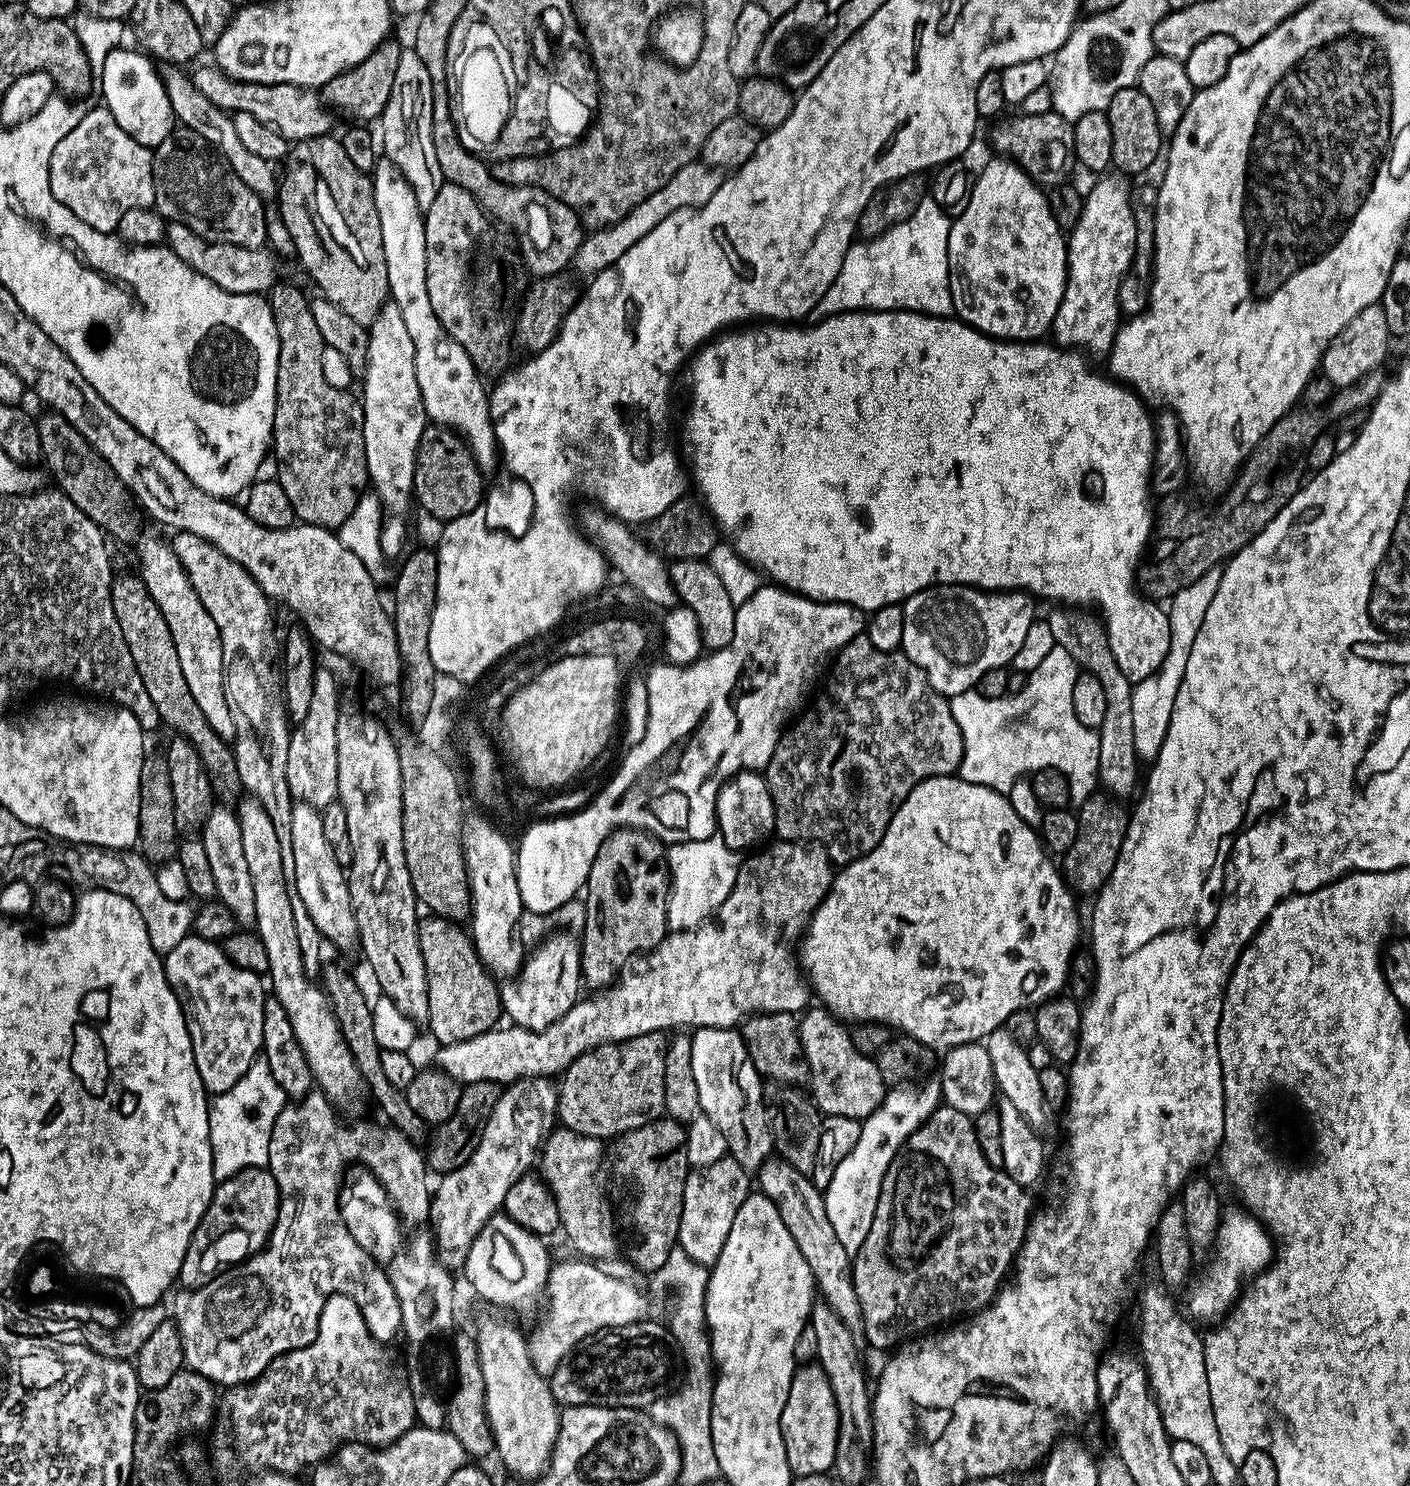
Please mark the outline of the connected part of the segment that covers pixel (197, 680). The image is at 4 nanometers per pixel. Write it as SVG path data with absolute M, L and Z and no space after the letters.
M143 536L135 545L140 555L138 575L144 580L146 590L150 590L154 602L158 602L166 626L170 626L174 650L178 650L178 663L182 665L182 675L186 678L186 686L190 686L190 694L194 694L194 702L198 702L206 722L214 726L214 734L232 742L238 733L238 716L224 687L222 638L218 626L202 606L198 594L194 594L194 586L182 562L178 562L178 554L174 554L171 543L160 536Z

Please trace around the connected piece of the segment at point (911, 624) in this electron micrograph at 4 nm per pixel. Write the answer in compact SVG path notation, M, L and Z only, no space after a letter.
M935 585L903 601L905 626L900 647L904 655L910 658L910 662L924 671L934 690L949 698L970 692L979 685L982 674L1011 665L1030 626L1038 619L1035 603L1037 601L1031 593L1019 590L984 592L968 585Z

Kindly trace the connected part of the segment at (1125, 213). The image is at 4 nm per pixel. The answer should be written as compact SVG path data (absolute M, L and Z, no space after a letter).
M1104 174L1100 180L1084 196L1082 218L1078 218L1078 226L1067 233L1068 242L1068 277L1066 290L1062 294L1062 306L1058 306L1058 314L1054 314L1054 322L1050 336L1057 345L1086 350L1089 357L1107 357L1112 349L1116 331L1122 323L1122 313L1118 302L1118 290L1128 271L1132 268L1132 259L1136 253L1136 222L1134 220L1134 188L1128 185L1129 177L1124 174Z

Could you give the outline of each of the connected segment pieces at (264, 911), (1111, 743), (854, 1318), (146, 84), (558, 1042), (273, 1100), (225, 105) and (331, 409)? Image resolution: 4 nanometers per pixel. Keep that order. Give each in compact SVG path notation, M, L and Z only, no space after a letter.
M253 798L244 799L235 805L234 811L238 826L242 826L242 850L250 865L250 882L254 885L254 931L266 946L266 976L270 981L270 992L274 999L282 1002L286 1015L290 1017L290 1026L294 1026L294 1038L298 1038L298 1046L302 1046L306 1054L306 1062L310 1062L312 1079L319 1091L333 1105L341 1106L349 1096L355 1094L356 1084L361 1083L360 1071L338 1030L338 1022L332 1013L332 1005L328 1003L327 994L308 975L306 966L302 966L302 950L298 947L290 893L286 891L286 870L282 870L282 846L278 842L278 833L270 823L266 810L262 810L262 804Z
M1056 606L1052 613L1046 616L1048 625L1050 626L1050 634L1054 634L1056 639L1056 647L1066 650L1069 661L1081 664L1083 671L1089 676L1098 678L1098 682L1102 686L1102 690L1106 693L1106 714L1102 718L1102 726L1098 729L1100 741L1098 742L1098 762L1100 770L1098 773L1099 783L1102 785L1105 793L1111 794L1117 798L1125 798L1131 794L1135 788L1138 788L1138 780L1136 784L1136 764L1138 765L1138 757L1136 755L1136 702L1134 699L1134 686L1126 678L1126 674L1122 674L1122 670L1118 670L1118 662L1114 662L1114 654L1110 650L1110 642L1107 634L1104 633L1103 623L1095 615L1087 616L1087 611L1073 610L1068 606Z
M779 1158L765 1160L758 1170L760 1176L759 1191L771 1198L778 1212L782 1214L782 1222L794 1238L798 1250L802 1250L802 1258L810 1266L812 1276L816 1280L819 1295L842 1318L846 1327L853 1330L861 1327L860 1303L852 1281L853 1257L838 1242L838 1234L834 1234L834 1226L830 1226L830 1218L826 1214L824 1194L812 1185L811 1175L799 1172L790 1162Z
M121 46L106 58L98 74L100 92L104 95L102 104L110 110L110 114L114 114L114 122L118 122L118 126L122 126L134 142L142 142L142 146L154 150L166 142L174 127L174 117L161 73L152 66L153 61L143 51L135 51Z
M775 842L769 843L768 849L765 852L756 850L751 853L752 856L743 861L741 868L738 870L737 881L734 882L734 888L730 890L729 896L722 902L718 911L718 918L709 918L703 924L697 925L696 928L682 929L680 931L669 931L664 937L664 941L652 949L650 952L643 953L638 956L631 956L626 962L626 966L622 966L620 975L615 981L602 988L593 991L592 996L580 998L572 1009L562 1019L554 1022L548 1029L541 1032L528 1030L524 1027L518 1027L513 1024L497 1026L490 1031L483 1032L481 1035L475 1035L474 1038L463 1040L462 1042L444 1044L437 1047L434 1056L433 1065L439 1070L446 1073L448 1076L460 1082L461 1085L473 1084L476 1081L494 1081L501 1086L507 1086L522 1079L531 1078L552 1078L563 1073L564 1069L569 1068L583 1052L589 1052L592 1048L599 1048L602 1044L621 1044L624 1040L630 1038L638 1038L642 1034L650 1034L651 1032L664 1032L668 1028L676 1028L672 1030L695 1030L697 1028L736 1028L741 1022L748 1019L749 1016L755 1016L761 1012L790 1012L800 1014L809 1007L810 1001L810 985L806 979L805 973L802 971L798 956L795 951L788 952L788 944L795 945L800 937L804 935L809 920L812 919L812 914L816 907L821 904L826 898L826 894L832 885L832 877L834 875L834 865L829 860L826 850L818 844L811 842Z
M258 1058L230 1090L217 1092L208 1106L210 1146L212 1147L212 1178L228 1180L247 1168L267 1168L270 1158L270 1134L278 1114L286 1107L282 1086L274 1082L270 1066Z
M209 66L191 73L194 86L198 88L218 108L231 114L245 112L254 114L258 122L274 128L289 142L309 140L315 136L326 136L333 131L333 113L326 107L323 99L315 91L299 88L297 84L255 84L230 80L219 68Z
M277 282L272 285L270 291L267 293L266 299L272 308L274 326L278 330L278 378L276 379L276 409L274 410L274 426L272 427L271 443L274 452L276 448L277 472L274 472L274 476L275 479L280 481L282 490L286 490L286 498L290 498L290 506L296 512L297 521L339 530L346 522L346 518L350 518L350 514L354 514L354 510L360 504L361 495L369 483L368 467L366 466L366 446L364 445L364 406L357 397L355 400L351 396L353 393L349 389L330 386L330 382L326 382L326 377L322 374L322 350L326 345L322 334L318 334L318 325L314 322L314 314L312 313L309 297L304 297L303 290L296 284Z

